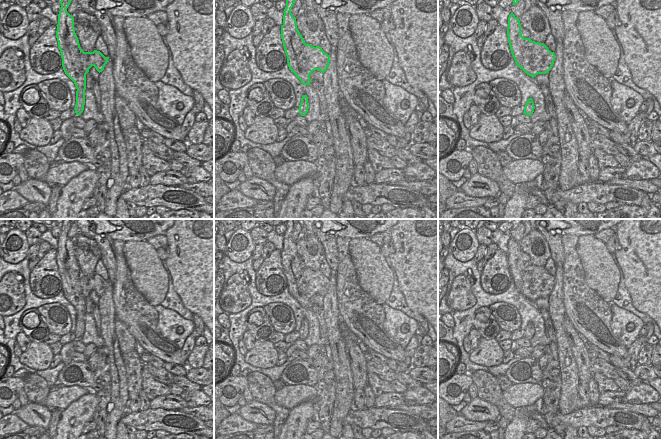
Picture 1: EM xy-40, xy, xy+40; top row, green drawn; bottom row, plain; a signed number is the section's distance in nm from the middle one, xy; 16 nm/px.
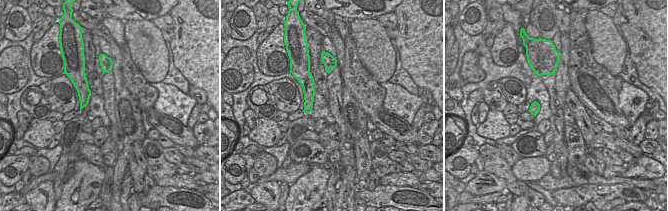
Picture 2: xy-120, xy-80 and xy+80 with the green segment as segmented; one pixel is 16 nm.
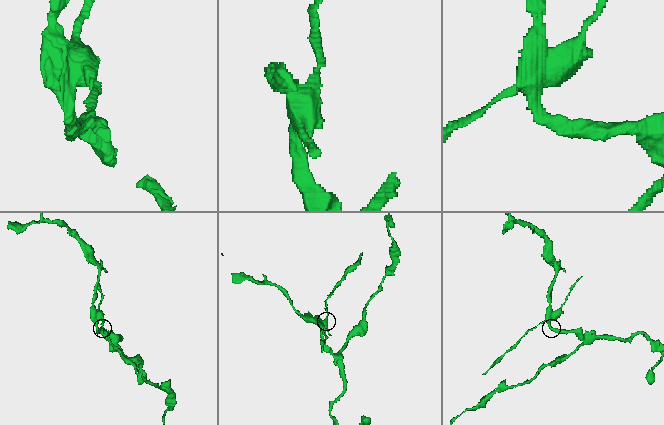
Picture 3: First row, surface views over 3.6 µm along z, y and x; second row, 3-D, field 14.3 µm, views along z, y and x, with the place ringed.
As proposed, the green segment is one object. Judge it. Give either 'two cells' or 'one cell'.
two cells

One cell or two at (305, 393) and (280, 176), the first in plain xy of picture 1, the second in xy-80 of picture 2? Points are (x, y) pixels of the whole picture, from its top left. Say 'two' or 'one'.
one

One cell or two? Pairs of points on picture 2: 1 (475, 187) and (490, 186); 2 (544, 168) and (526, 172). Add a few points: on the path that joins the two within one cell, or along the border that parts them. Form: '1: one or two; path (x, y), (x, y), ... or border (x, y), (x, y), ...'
1: one; path (479, 186), (486, 186)
2: one; path (540, 168), (530, 169)

